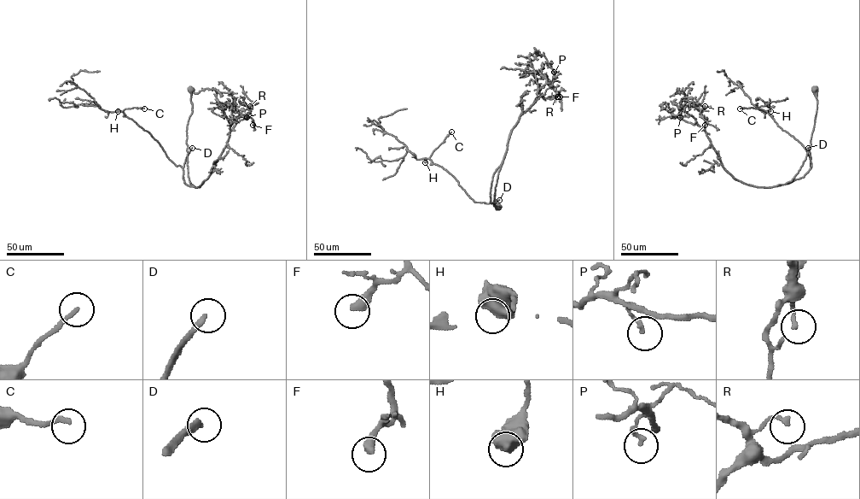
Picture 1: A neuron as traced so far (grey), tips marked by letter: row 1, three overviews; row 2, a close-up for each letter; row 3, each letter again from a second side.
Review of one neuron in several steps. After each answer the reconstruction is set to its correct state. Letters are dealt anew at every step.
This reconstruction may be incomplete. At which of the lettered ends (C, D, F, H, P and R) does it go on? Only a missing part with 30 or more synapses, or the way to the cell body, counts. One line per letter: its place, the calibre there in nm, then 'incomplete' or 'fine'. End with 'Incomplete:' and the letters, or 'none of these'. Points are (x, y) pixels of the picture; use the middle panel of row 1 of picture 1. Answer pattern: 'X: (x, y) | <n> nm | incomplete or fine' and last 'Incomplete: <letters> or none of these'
C: (451, 132) | 180 nm | incomplete
D: (499, 200) | 280 nm | incomplete
F: (560, 96) | 420 nm | incomplete
H: (425, 162) | 650 nm | fine
P: (554, 72) | 170 nm | fine
R: (557, 96) | 180 nm | fine
Incomplete: C, D, F

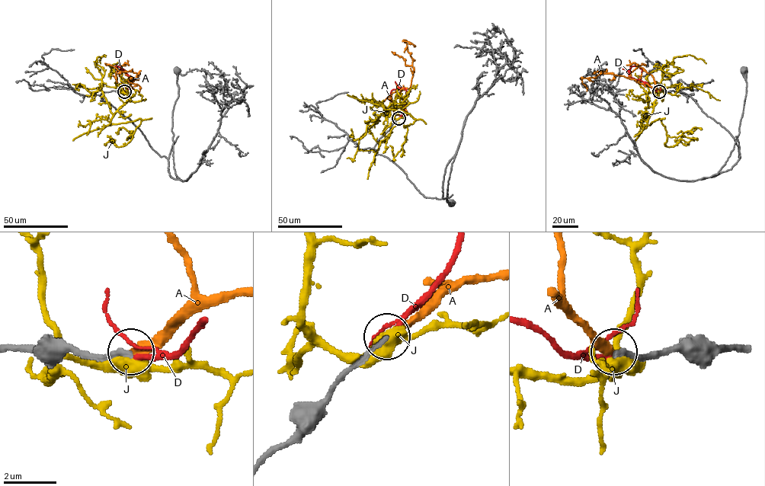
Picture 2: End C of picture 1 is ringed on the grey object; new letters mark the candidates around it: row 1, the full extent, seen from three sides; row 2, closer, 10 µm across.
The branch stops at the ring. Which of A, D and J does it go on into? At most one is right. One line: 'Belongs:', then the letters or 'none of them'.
Belongs: D

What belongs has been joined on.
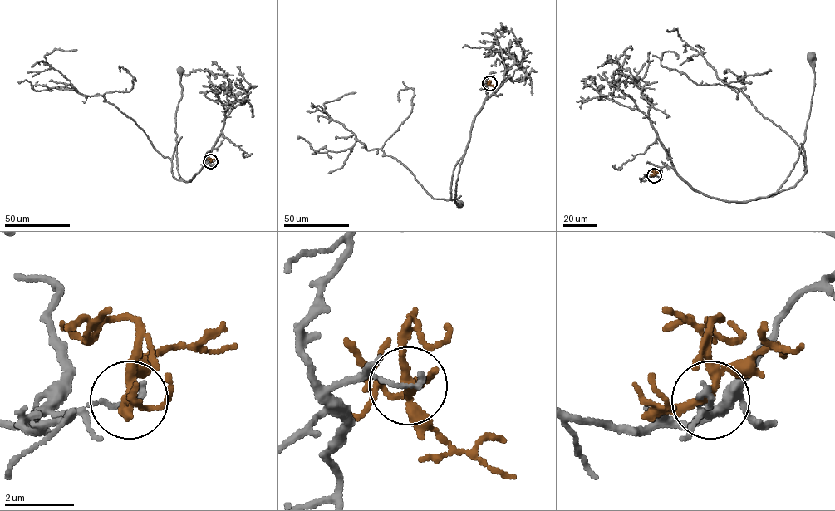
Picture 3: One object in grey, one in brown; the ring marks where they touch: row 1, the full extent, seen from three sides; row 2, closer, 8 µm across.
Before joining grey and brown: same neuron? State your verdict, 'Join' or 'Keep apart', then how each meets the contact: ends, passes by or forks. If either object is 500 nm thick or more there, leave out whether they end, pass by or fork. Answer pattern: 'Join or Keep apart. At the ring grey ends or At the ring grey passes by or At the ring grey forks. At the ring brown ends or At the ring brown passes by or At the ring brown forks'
Keep apart. At the ring grey ends. At the ring brown forks

